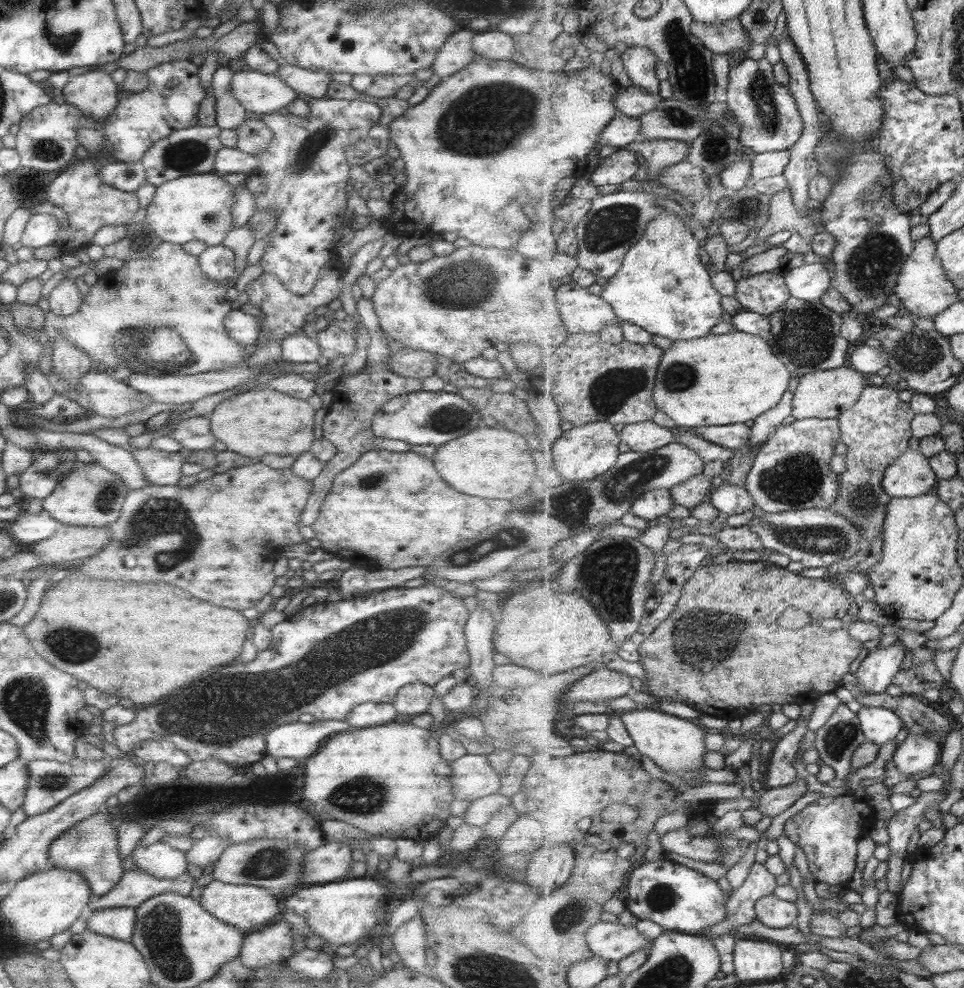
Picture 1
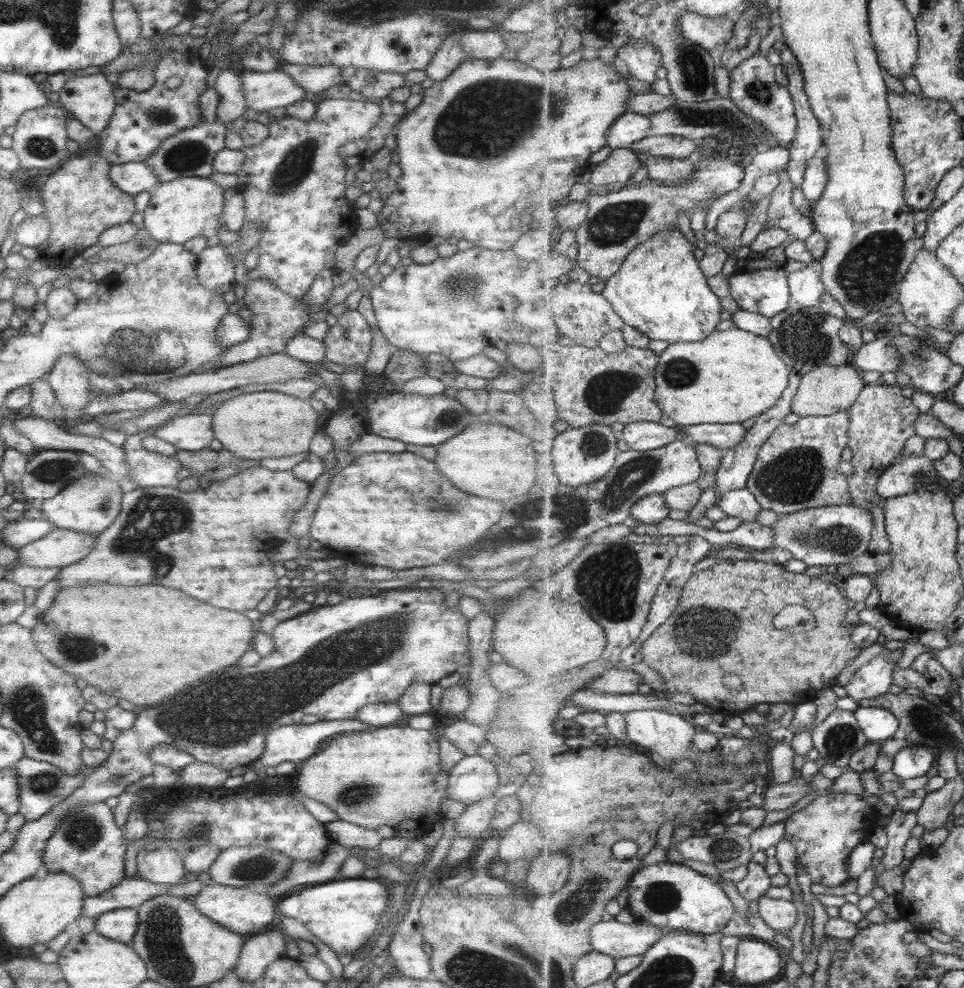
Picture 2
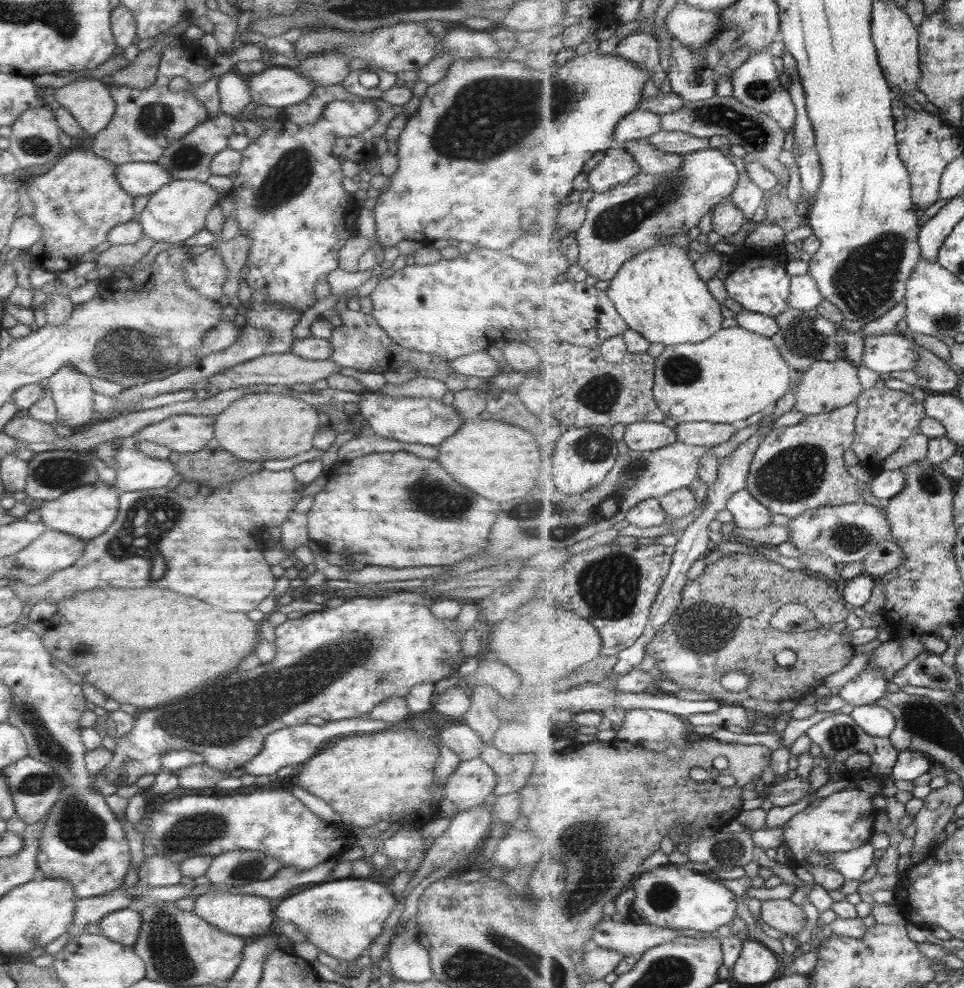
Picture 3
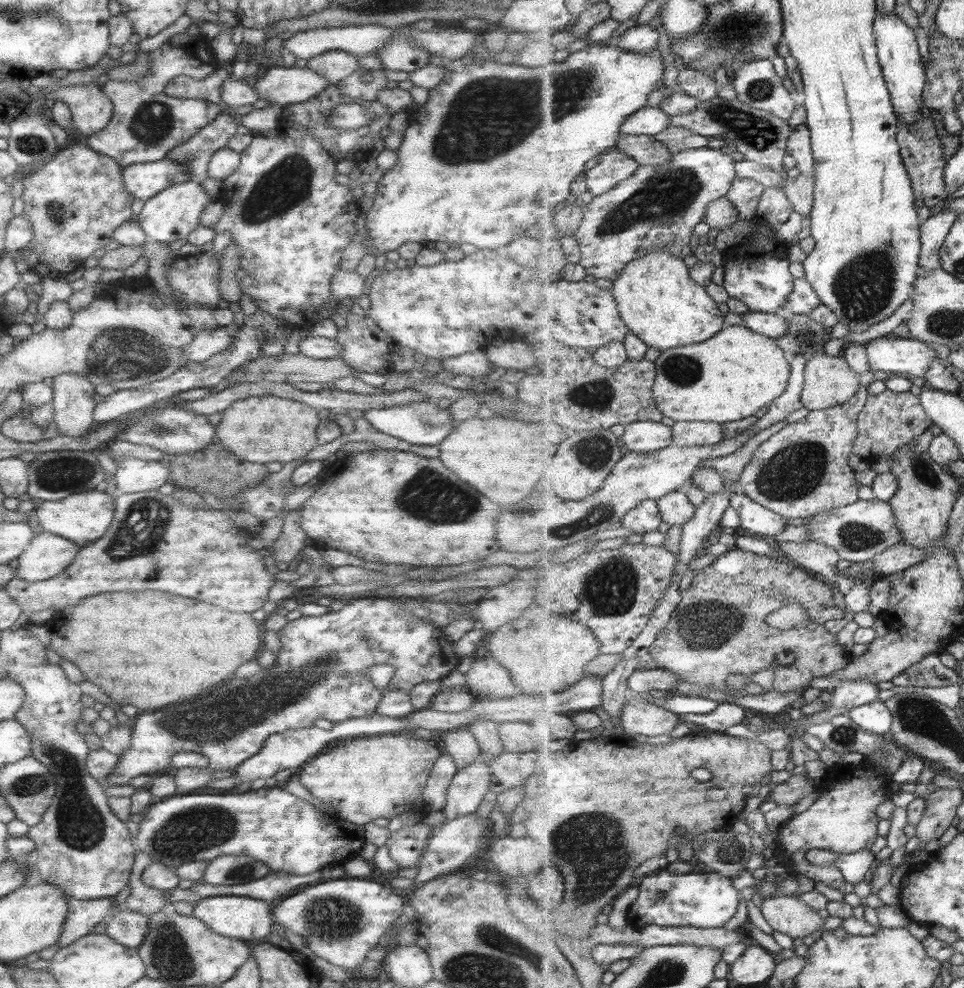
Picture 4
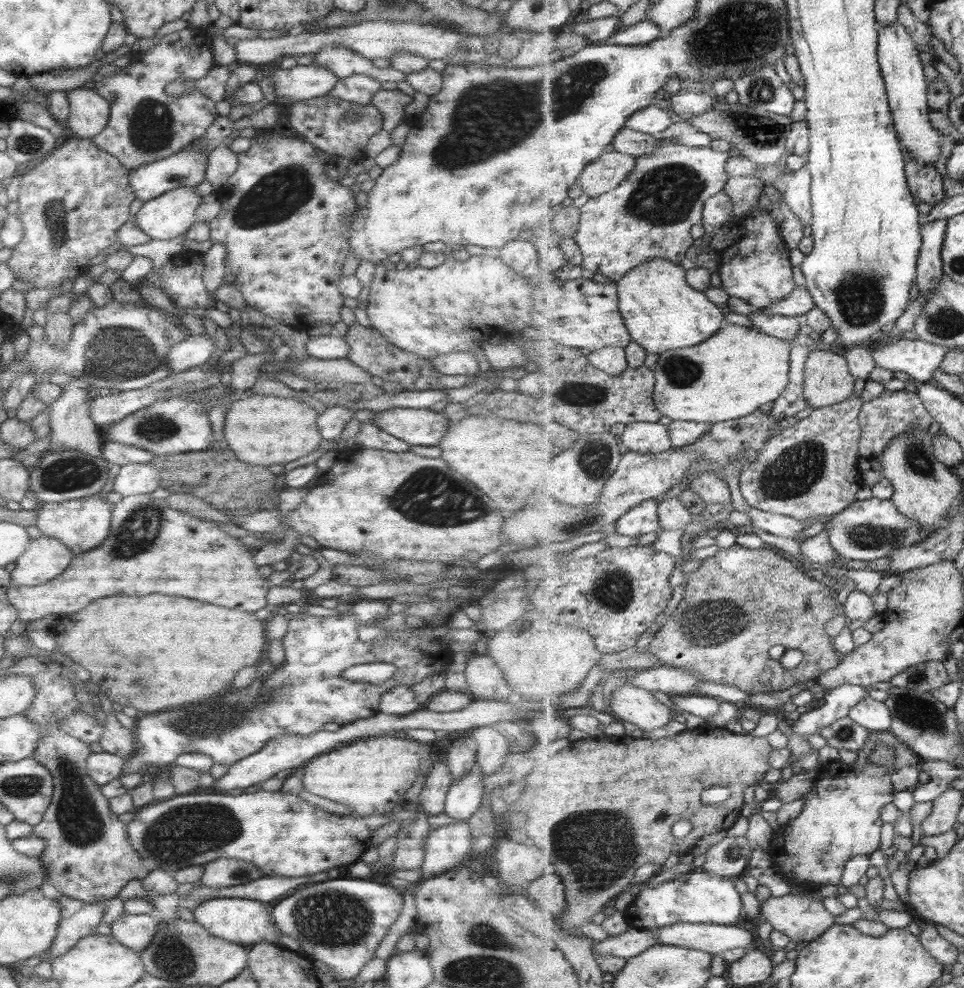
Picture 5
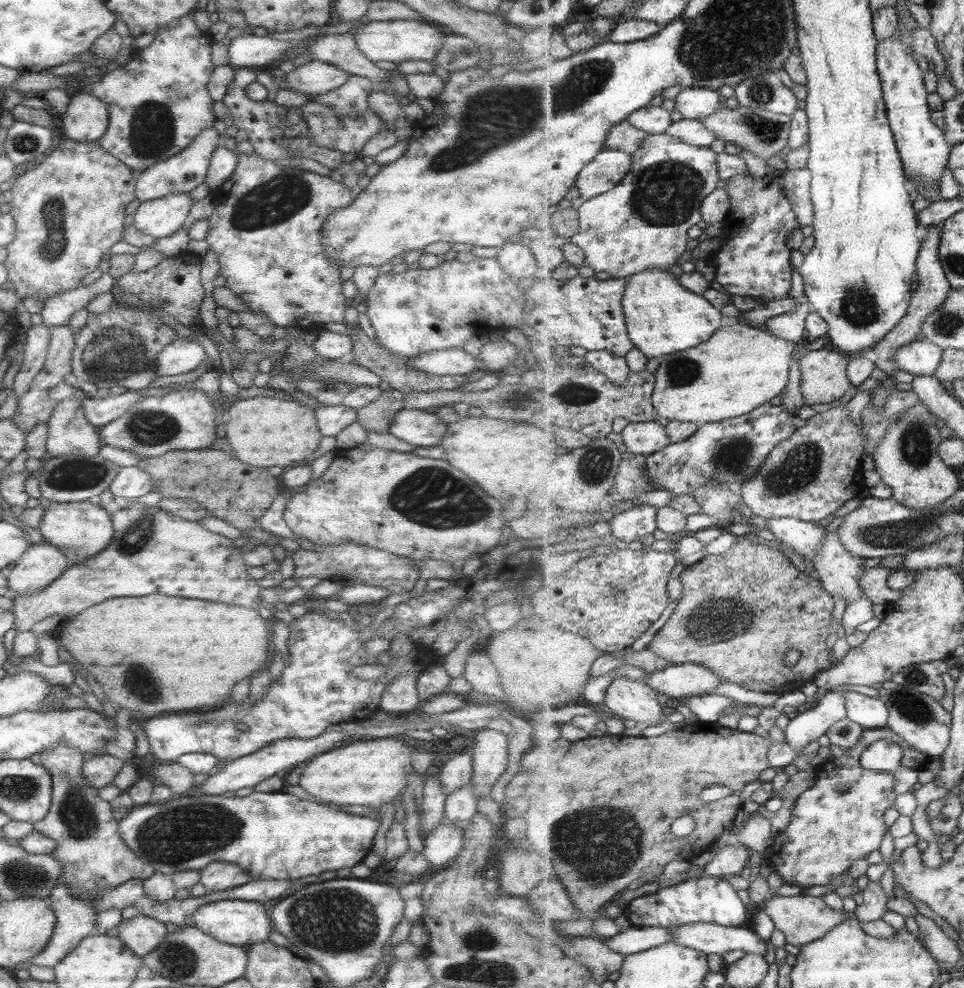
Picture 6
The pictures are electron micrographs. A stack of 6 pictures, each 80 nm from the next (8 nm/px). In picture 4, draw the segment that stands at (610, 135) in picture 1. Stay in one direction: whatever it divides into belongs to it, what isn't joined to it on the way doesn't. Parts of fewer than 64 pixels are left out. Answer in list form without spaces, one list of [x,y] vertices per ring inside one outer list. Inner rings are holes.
[[[643,107],[623,123],[623,135],[647,135],[655,137],[670,127],[672,116],[661,107]]]

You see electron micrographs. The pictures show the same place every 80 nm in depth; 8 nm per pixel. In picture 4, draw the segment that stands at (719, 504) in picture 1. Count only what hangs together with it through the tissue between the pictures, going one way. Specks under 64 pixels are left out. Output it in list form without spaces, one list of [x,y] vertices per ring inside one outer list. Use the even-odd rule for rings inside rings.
[[[743,492],[731,496],[731,506],[737,510],[741,526],[739,532],[756,536],[774,536],[787,528],[787,519],[750,500]]]

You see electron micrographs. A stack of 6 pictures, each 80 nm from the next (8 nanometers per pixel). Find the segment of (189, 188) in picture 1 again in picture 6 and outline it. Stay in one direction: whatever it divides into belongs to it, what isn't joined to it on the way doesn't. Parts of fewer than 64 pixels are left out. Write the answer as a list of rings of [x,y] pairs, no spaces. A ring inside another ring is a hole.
[[[187,192],[146,200],[137,205],[129,222],[146,236],[165,238],[184,227],[192,204],[193,199],[189,198]]]

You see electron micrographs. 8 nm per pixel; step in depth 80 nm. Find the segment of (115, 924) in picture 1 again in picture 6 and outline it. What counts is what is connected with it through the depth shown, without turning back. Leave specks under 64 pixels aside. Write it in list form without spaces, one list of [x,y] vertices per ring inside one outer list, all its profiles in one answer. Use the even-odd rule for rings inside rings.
[[[137,915],[129,920],[122,919],[117,926],[123,944],[137,956],[145,956],[155,950],[166,938],[169,927],[148,916]]]

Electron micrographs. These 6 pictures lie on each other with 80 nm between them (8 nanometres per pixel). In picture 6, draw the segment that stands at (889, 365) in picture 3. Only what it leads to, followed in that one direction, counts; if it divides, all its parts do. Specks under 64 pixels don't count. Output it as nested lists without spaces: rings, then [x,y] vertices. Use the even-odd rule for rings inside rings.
[[[927,340],[915,341],[899,348],[895,362],[901,370],[913,376],[935,376],[944,353],[945,349],[938,344]]]

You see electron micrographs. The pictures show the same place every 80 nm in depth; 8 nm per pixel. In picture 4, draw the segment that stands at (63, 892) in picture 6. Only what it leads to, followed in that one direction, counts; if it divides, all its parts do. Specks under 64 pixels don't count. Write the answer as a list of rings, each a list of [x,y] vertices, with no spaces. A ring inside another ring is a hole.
[[[68,898],[67,912],[56,944],[65,948],[82,936],[89,935],[93,926],[105,920],[113,911],[112,898],[99,900],[75,900]]]

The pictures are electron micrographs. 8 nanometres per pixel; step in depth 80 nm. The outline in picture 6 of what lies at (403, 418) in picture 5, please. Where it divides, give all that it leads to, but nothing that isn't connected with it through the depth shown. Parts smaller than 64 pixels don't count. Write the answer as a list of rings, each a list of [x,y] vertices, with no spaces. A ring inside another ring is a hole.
[[[402,408],[391,420],[388,433],[415,448],[429,448],[440,444],[446,428],[436,414]]]

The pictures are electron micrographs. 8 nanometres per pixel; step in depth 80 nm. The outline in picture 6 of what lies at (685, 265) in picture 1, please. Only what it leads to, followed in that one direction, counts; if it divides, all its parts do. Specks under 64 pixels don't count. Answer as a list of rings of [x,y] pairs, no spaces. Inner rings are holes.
[[[655,268],[655,271],[639,272],[627,278],[623,308],[630,339],[649,359],[695,348],[707,342],[723,326],[721,309],[701,294],[683,287],[677,274],[670,270]]]

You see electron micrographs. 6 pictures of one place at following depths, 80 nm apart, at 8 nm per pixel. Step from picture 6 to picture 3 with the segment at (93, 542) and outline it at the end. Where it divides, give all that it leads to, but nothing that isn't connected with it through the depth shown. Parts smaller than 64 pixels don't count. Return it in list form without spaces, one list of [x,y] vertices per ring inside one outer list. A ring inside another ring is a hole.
[[[103,482],[98,484],[84,484],[71,488],[53,501],[41,501],[34,505],[34,509],[45,529],[63,532],[79,540],[91,540],[99,536],[117,515],[117,501],[119,493],[112,486]]]

